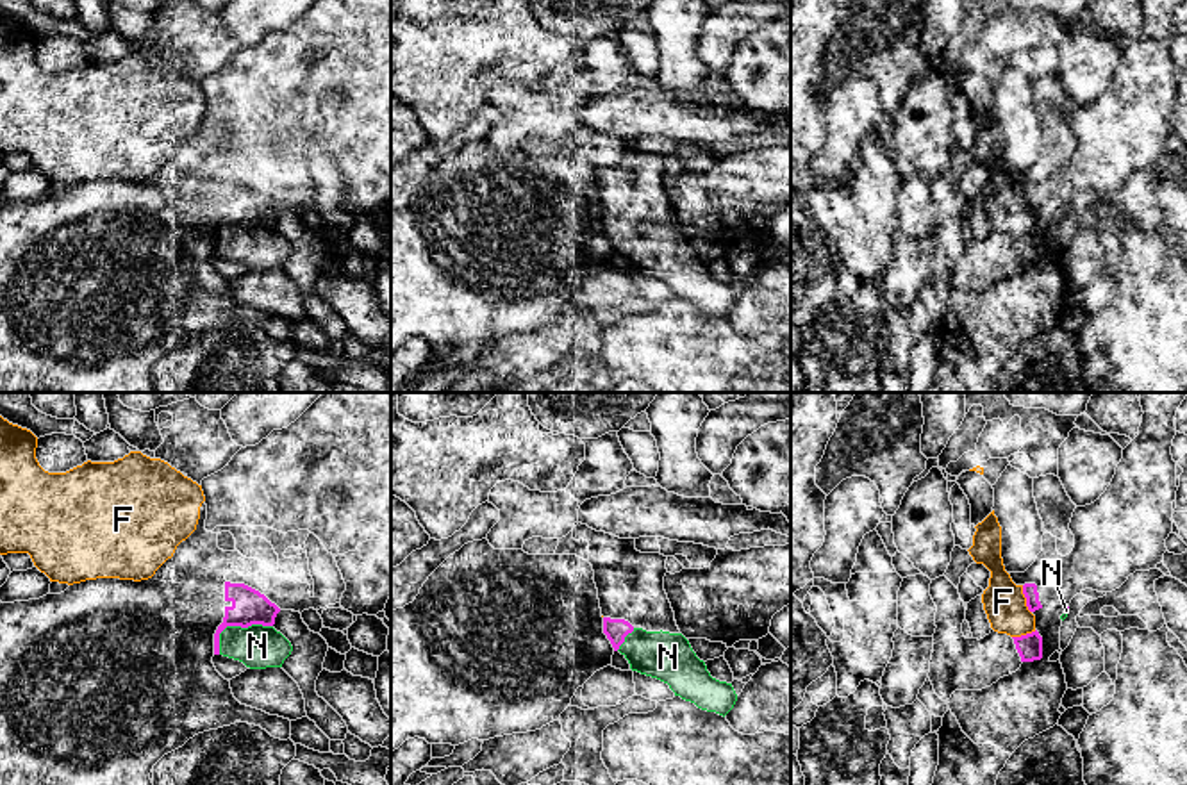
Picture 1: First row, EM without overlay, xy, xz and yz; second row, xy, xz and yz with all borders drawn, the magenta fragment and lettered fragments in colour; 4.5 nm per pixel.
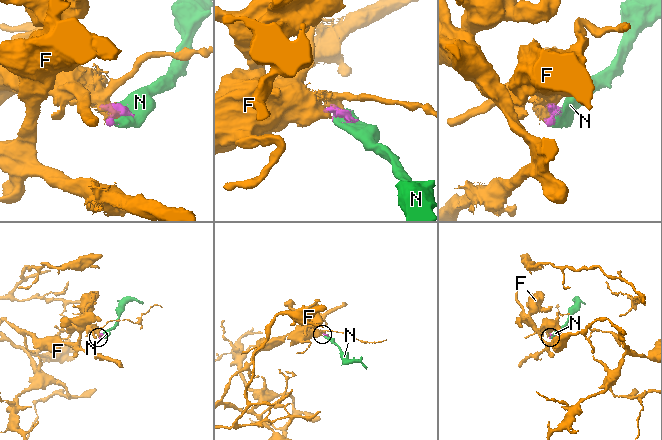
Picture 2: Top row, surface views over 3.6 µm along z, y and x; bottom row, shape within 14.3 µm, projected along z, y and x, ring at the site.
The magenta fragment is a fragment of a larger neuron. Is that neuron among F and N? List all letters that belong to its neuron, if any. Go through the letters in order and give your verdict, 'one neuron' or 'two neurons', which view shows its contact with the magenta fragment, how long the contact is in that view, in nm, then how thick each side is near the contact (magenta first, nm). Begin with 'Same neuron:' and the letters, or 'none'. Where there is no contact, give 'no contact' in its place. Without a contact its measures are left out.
Same neuron: N
F: two neurons; meets magenta in yz; contact 130 nm long; 70 nm thick on the magenta side, 190 nm on the other
N: one neuron; meets magenta in xy; contact 280 nm long; 160 nm thick on the magenta side, 200 nm on the other

